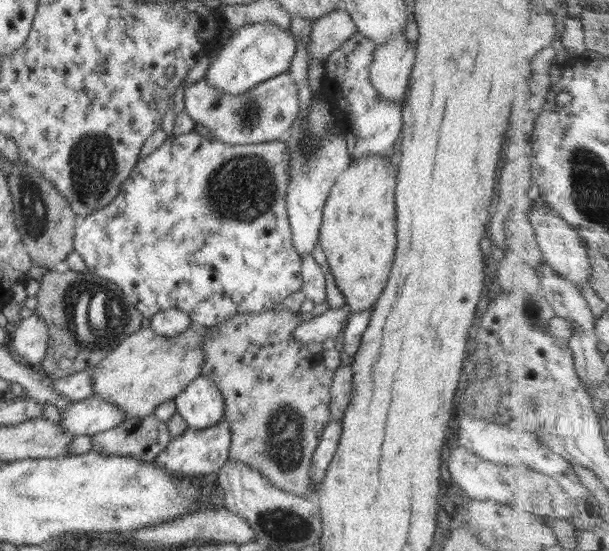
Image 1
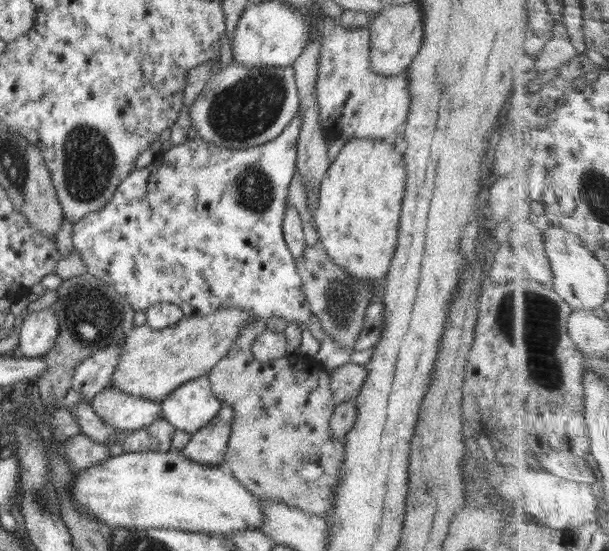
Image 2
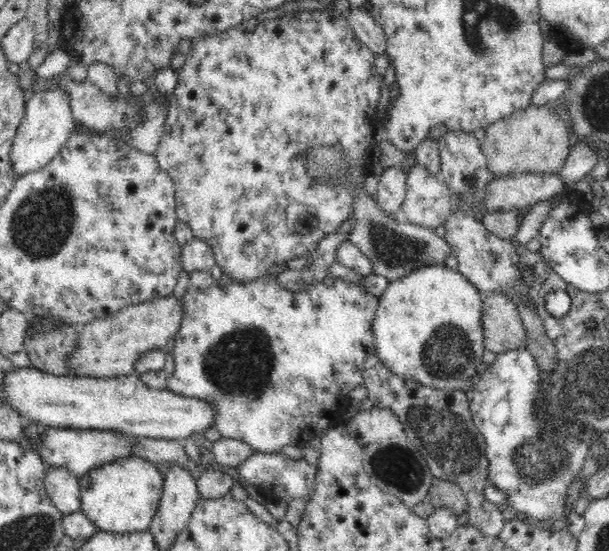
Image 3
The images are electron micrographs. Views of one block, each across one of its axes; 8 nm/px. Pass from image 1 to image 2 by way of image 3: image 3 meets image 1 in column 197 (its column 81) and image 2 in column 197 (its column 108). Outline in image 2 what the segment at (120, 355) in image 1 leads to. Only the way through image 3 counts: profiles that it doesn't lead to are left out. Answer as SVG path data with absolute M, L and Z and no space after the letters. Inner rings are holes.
M228 307L213 310L204 316L184 315L174 326L156 330L146 324L134 328L122 344L118 367L111 386L136 398L162 402L176 388L200 376L207 375L240 337L244 324L256 320L245 310Z

